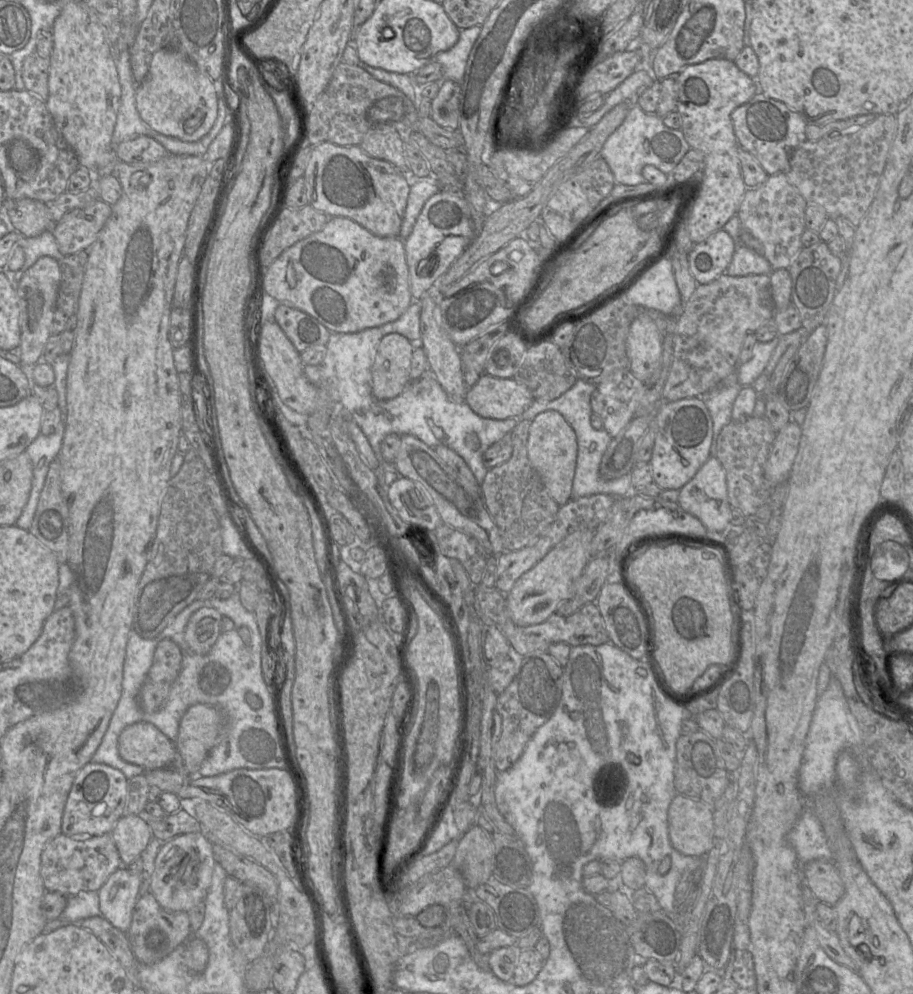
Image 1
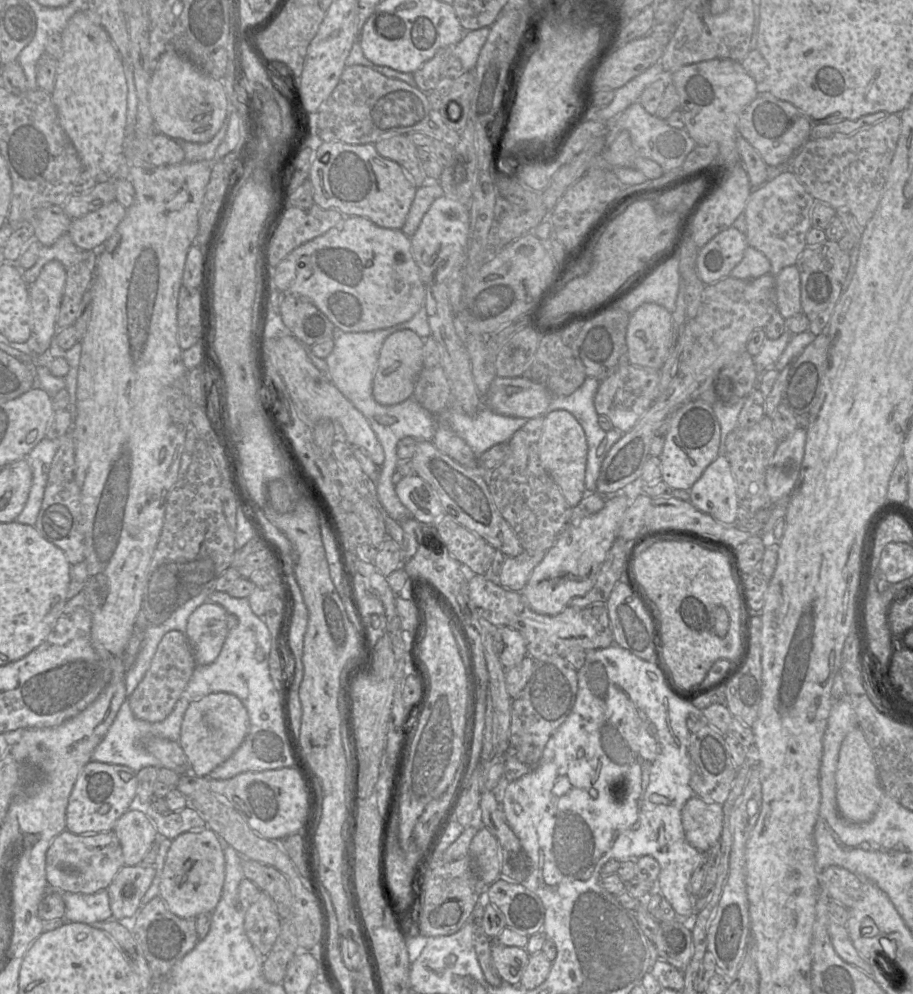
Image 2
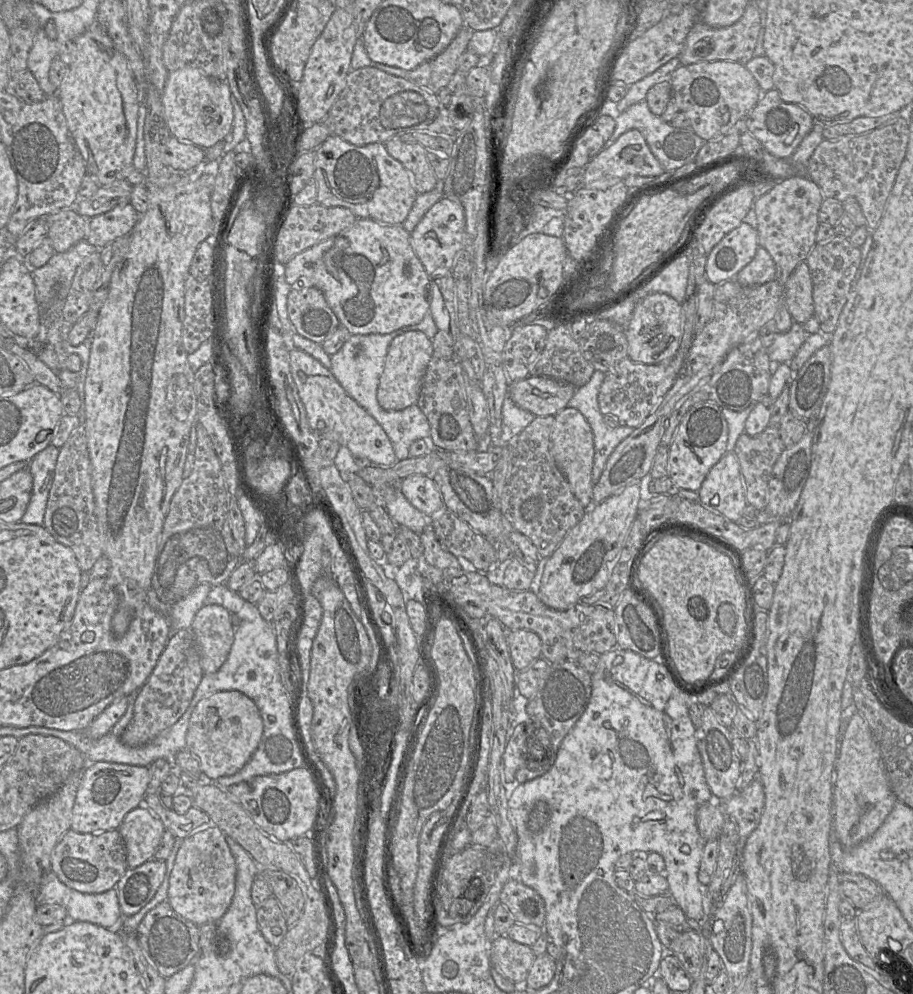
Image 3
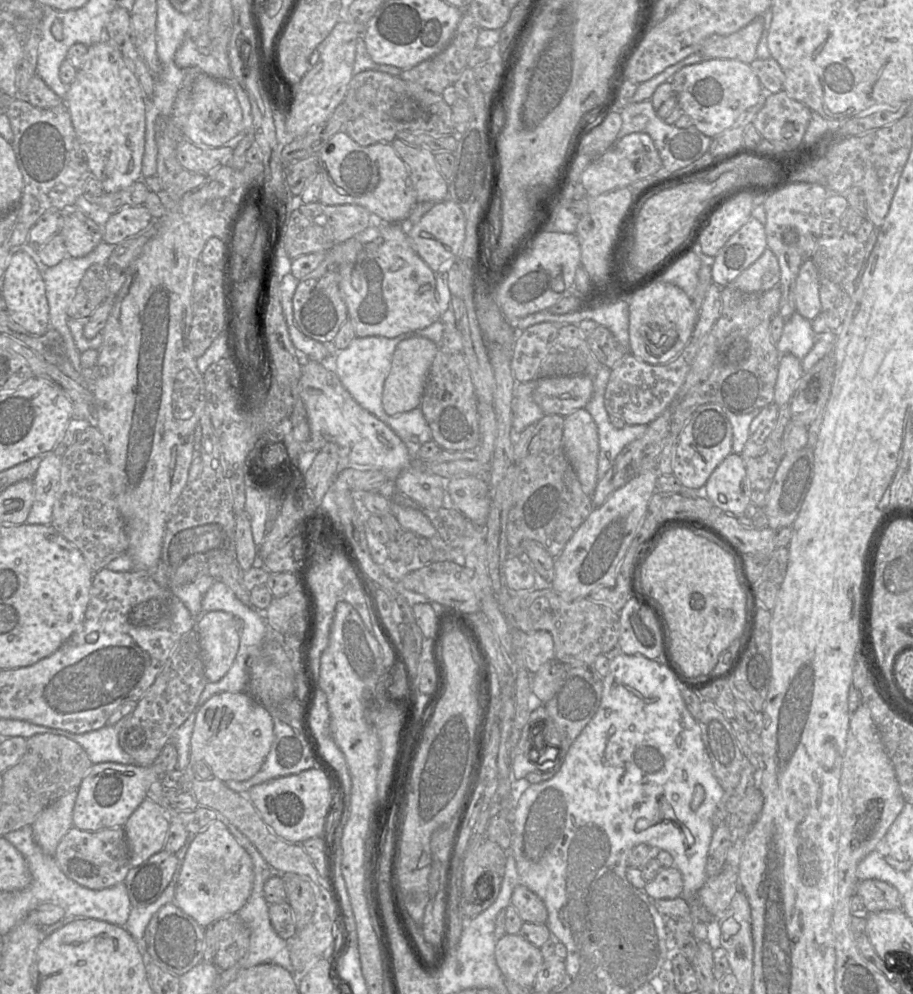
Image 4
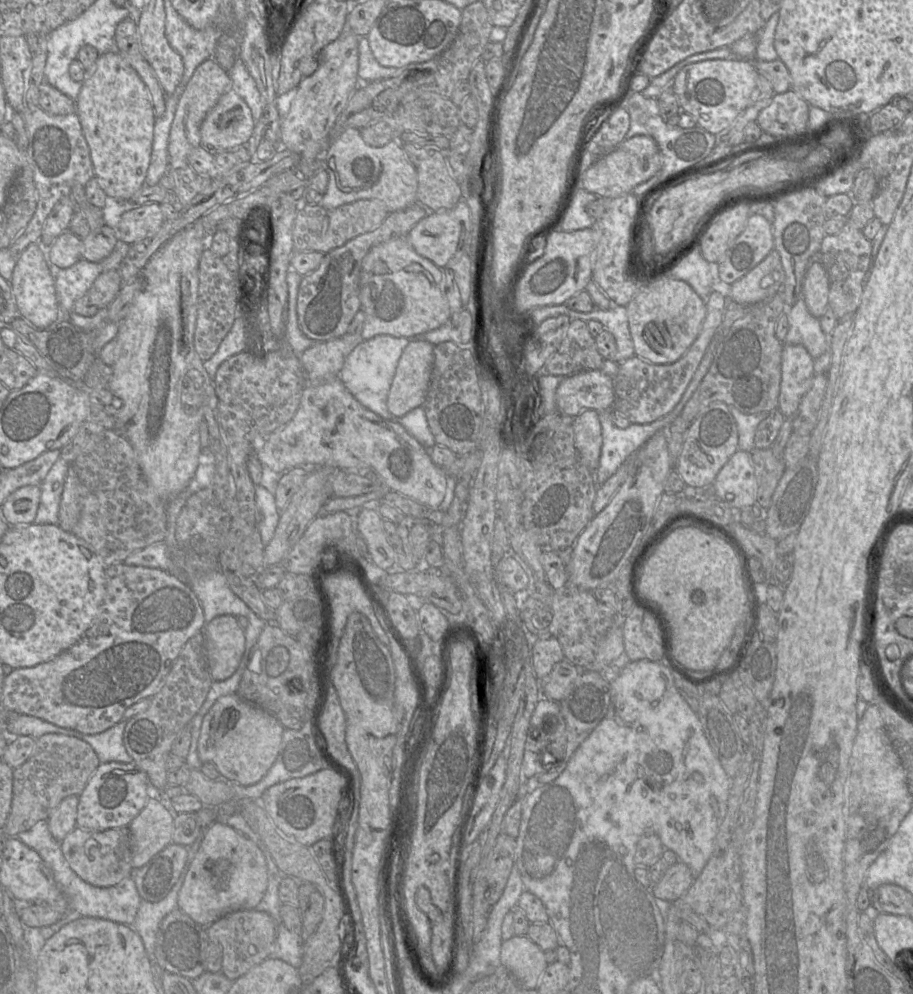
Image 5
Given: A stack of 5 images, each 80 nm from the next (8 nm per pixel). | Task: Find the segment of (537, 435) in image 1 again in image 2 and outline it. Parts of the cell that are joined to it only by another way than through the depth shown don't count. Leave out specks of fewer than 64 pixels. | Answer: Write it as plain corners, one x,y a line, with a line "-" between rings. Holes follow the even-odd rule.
557,409
549,411
544,416
542,433
538,441
539,459
571,506
577,505
586,494
584,479
587,452
585,432
570,412

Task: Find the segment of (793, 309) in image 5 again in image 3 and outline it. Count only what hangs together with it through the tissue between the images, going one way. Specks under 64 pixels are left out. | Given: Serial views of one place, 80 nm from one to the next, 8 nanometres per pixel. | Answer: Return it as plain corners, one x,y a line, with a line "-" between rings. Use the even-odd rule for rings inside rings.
794,321
788,331
783,333
777,332
773,343
766,348
770,361
789,365
789,362
801,347
807,335
809,334
804,331
802,324

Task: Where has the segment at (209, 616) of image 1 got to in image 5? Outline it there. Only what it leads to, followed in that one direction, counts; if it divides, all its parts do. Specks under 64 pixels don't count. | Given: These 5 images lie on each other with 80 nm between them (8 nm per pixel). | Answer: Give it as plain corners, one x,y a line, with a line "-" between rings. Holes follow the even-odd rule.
221,615
206,623
206,656
214,681
229,678
237,670
245,651
245,632
236,617

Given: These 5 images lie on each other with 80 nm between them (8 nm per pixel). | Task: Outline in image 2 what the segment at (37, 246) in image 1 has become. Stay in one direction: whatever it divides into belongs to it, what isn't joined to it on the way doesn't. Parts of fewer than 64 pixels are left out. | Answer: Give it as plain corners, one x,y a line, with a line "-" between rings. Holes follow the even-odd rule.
68,234
62,235
53,245
41,247
35,265
23,271
24,280
28,284
34,283
44,265
52,260
59,261
68,269
82,259
83,251
85,250
78,248

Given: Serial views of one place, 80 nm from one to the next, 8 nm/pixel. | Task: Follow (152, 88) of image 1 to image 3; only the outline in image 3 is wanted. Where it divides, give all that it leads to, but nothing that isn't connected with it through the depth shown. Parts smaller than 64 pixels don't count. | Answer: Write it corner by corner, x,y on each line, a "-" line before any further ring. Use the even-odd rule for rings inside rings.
195,67
169,71
162,104
170,134
178,139
206,149
225,139
231,132
234,114
228,84
210,78

